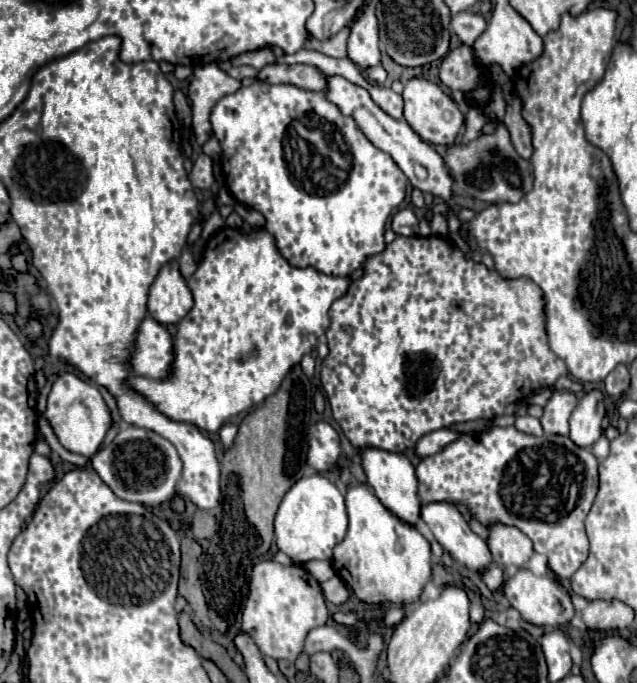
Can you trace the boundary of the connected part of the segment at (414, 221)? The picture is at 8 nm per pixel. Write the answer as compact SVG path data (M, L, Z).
M402 209L394 215L392 219L392 231L396 235L402 235L402 237L414 237L418 235L418 217L412 209Z

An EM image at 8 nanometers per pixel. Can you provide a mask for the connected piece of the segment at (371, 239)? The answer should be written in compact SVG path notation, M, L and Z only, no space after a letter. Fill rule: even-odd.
M254 81L250 87L240 87L236 93L226 95L224 99L220 99L212 111L212 131L214 137L220 141L222 147L222 155L226 159L226 183L230 193L234 195L234 199L238 203L244 203L256 211L260 211L266 217L266 231L274 235L276 245L280 255L296 267L314 267L326 275L336 275L336 277L348 277L352 271L360 269L364 265L364 261L376 253L382 253L386 249L386 241L384 241L384 231L386 231L386 221L392 215L392 211L404 201L406 197L406 185L408 179L404 177L404 173L400 171L400 167L392 161L392 157L380 149L376 149L368 137L364 137L364 133L360 133L360 127L356 125L356 121L352 121L352 117L344 117L340 113L340 109L336 109L336 105L332 101L328 101L322 93L314 93L314 91L304 91L296 85L270 85L264 81Z

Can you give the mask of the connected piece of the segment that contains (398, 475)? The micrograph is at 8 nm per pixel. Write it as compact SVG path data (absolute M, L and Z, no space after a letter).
M376 447L362 449L360 459L362 459L362 467L366 471L368 485L374 489L376 497L394 515L398 515L402 521L414 525L418 521L418 517L420 517L420 499L418 499L418 493L416 493L416 487L418 487L416 471L414 471L414 465L410 463L410 459L404 457L402 453L388 453L388 451L376 449Z

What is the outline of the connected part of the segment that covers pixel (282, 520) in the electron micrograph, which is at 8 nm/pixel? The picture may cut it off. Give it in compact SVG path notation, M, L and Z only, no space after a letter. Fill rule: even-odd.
M312 473L296 481L290 487L290 491L284 495L274 521L276 545L296 563L308 563L312 559L330 561L334 547L346 535L346 527L348 527L348 517L346 517L342 493L324 475Z

